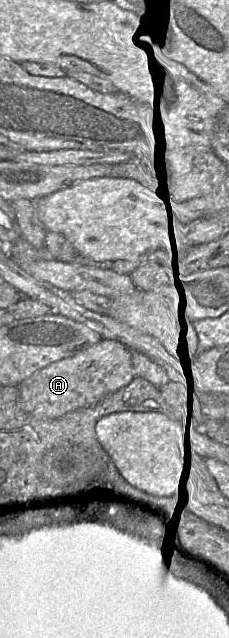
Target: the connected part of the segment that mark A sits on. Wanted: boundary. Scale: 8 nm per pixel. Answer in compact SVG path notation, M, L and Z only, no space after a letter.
M102 339L69 357L47 365L18 384L23 409L40 418L54 419L94 405L133 379L131 352L120 341Z

